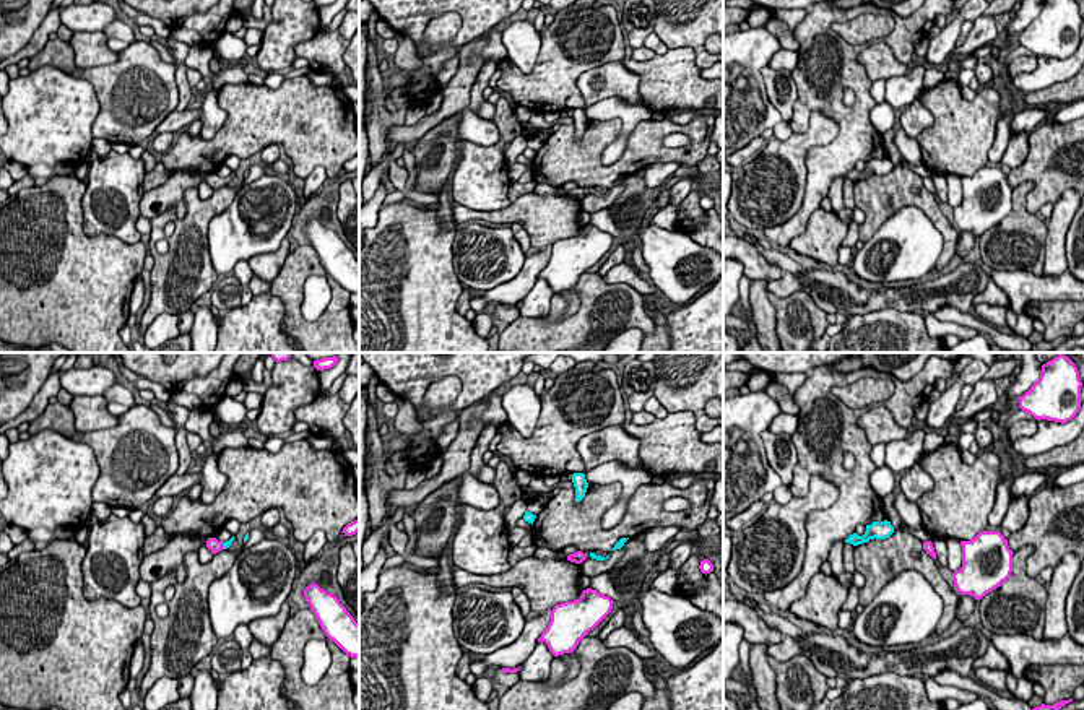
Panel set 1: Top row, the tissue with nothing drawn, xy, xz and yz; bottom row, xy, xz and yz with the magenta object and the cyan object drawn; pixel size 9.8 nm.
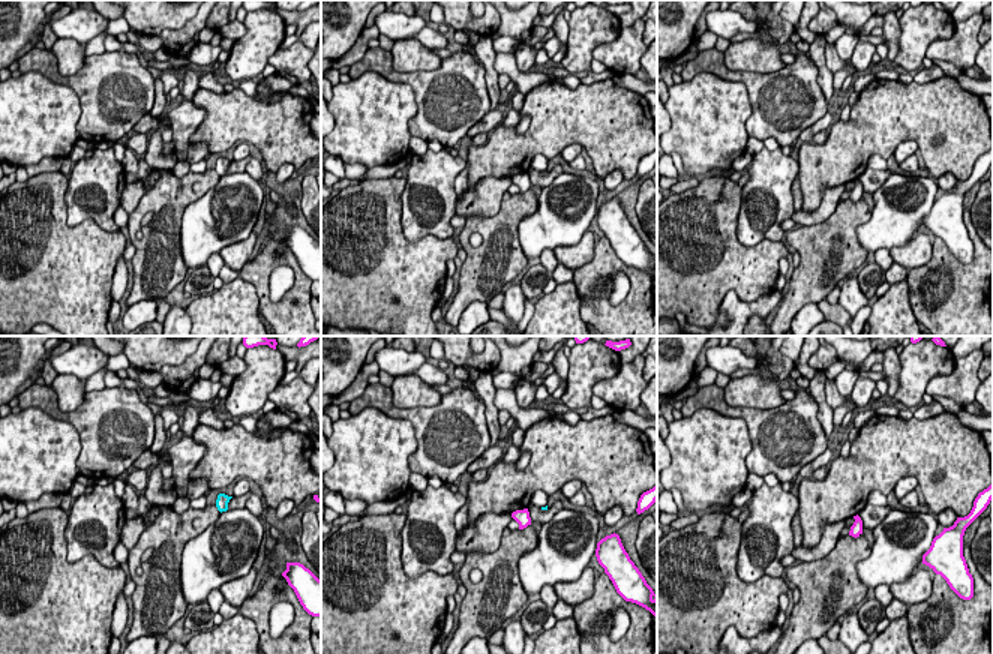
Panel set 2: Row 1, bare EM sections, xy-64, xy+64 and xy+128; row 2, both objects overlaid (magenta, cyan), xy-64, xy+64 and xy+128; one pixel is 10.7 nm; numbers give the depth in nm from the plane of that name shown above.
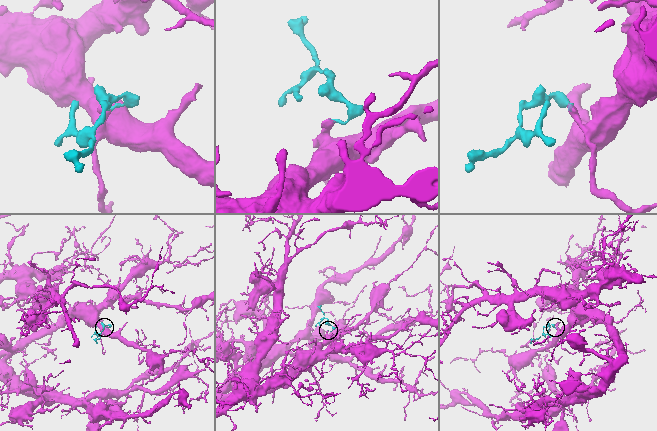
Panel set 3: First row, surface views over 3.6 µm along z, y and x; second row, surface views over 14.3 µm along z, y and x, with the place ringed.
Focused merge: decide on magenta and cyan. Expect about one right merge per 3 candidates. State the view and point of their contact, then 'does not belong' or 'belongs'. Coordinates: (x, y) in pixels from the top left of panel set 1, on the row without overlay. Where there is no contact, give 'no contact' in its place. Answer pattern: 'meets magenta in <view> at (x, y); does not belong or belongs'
meets magenta in xy at (223, 182); belongs

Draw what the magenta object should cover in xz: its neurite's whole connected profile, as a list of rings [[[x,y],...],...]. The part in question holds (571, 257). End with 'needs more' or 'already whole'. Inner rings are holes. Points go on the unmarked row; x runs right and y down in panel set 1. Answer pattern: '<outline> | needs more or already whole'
[[[587,224],[579,236],[556,240],[551,257],[538,278],[544,278],[554,292],[572,289],[579,278],[613,245],[613,236]]] | already whole

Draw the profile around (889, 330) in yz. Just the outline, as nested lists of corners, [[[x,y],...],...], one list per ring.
[[[884,309],[847,317],[847,327],[830,336],[827,353],[949,353],[931,338],[921,312]]]

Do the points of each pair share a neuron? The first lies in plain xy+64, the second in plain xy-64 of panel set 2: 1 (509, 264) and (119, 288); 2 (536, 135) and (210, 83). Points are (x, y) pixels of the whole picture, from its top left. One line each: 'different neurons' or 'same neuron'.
1: different neurons
2: different neurons

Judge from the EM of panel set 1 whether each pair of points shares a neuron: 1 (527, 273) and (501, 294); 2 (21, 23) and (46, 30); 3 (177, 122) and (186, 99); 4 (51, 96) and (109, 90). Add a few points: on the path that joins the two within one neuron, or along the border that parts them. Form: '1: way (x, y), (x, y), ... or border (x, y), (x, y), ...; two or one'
1: way (522, 280), (507, 293); one
2: border (46, 17), (31, 39), (17, 54); two
3: border (189, 106), (176, 111); two
4: border (62, 70), (93, 86), (93, 129); two

